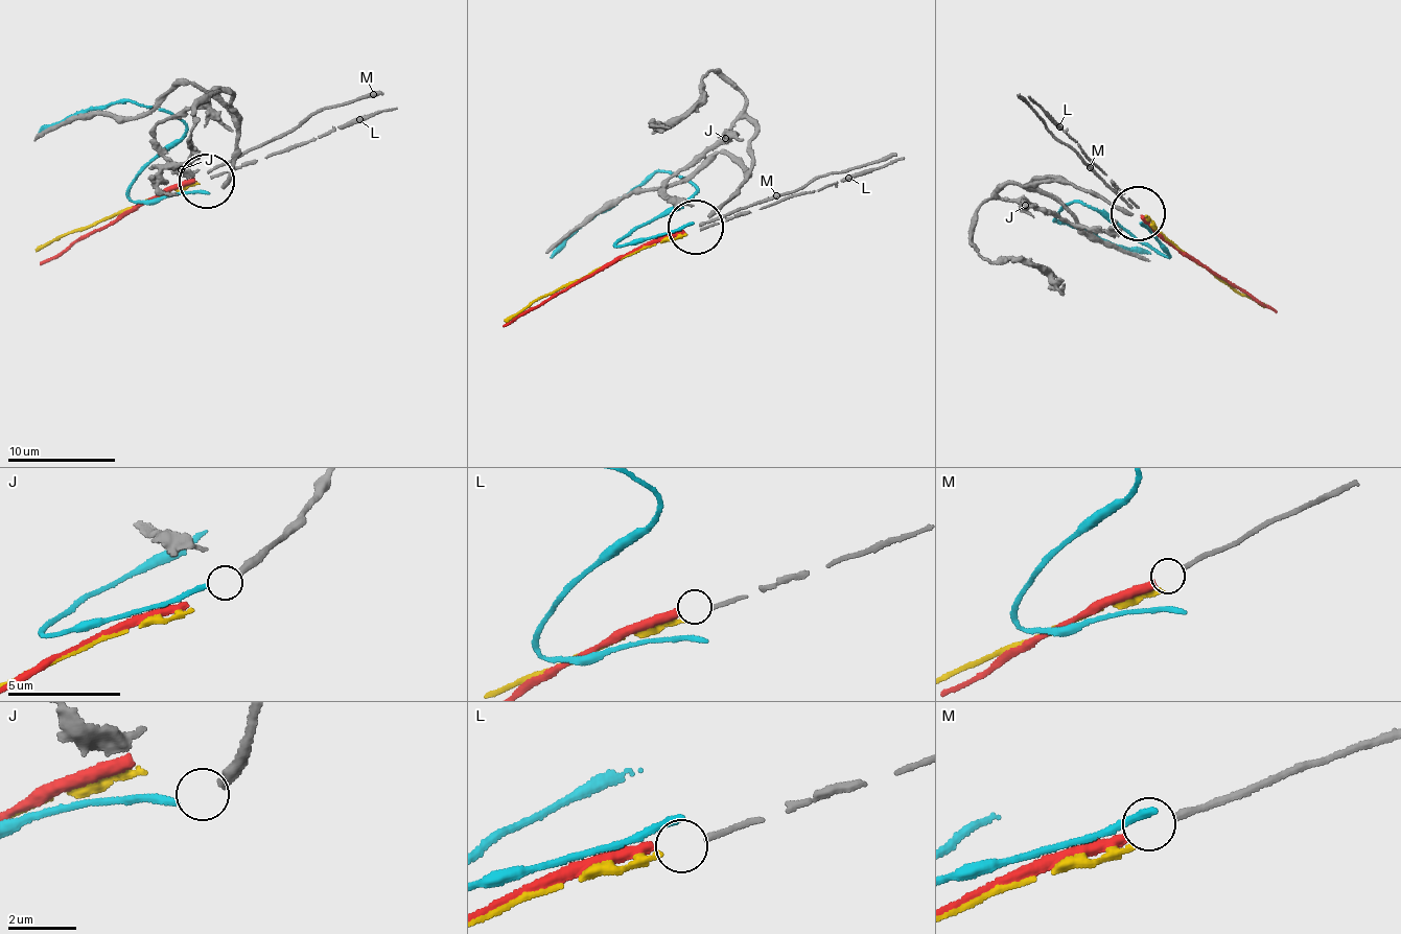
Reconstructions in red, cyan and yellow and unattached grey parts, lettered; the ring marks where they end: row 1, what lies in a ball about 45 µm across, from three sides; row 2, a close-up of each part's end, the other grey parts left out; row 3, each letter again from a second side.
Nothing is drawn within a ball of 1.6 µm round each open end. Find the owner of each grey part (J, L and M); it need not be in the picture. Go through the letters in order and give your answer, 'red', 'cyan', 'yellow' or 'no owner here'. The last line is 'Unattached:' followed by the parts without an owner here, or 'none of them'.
J: no owner here
L: yellow
M: red
Unattached: J

